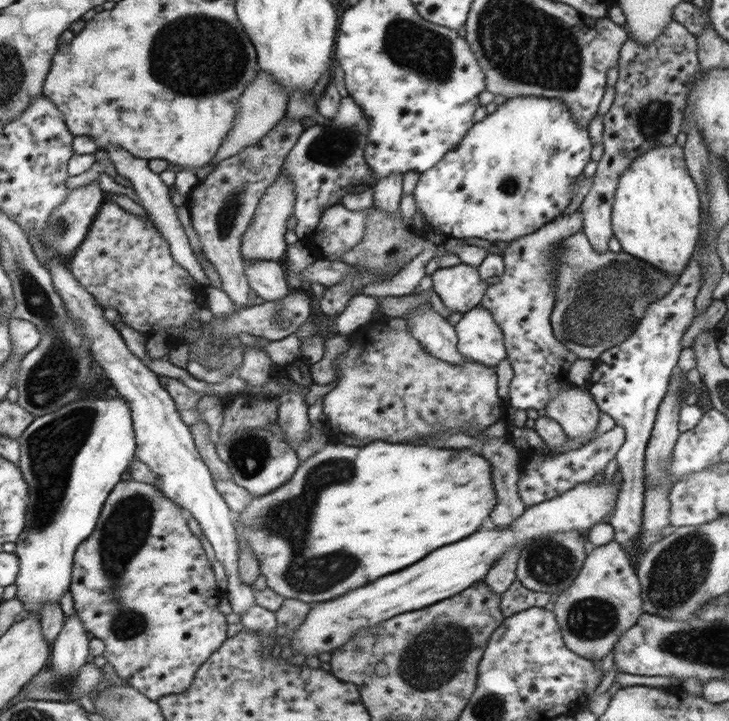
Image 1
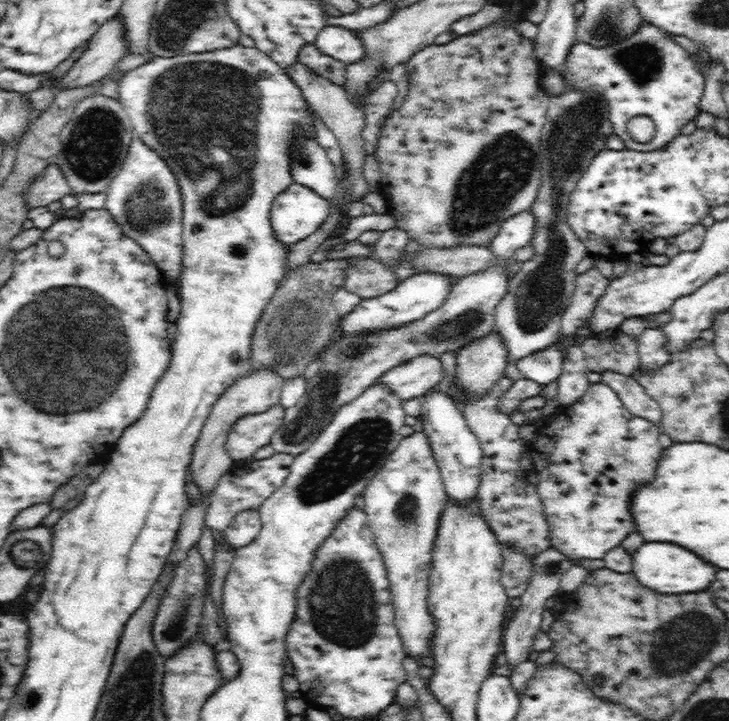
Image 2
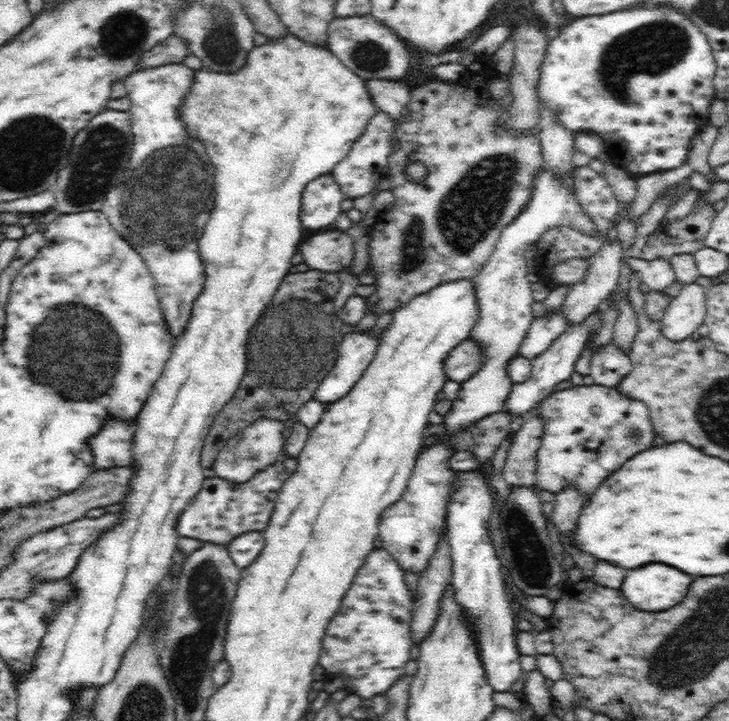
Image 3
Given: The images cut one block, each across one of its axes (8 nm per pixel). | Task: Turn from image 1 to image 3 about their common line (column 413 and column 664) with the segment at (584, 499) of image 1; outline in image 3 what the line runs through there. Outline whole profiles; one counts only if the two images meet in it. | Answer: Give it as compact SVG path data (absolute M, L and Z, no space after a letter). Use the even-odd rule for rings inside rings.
M648 564L640 570L628 570L622 592L634 608L662 612L676 606L690 588L692 578L680 570L662 564Z

